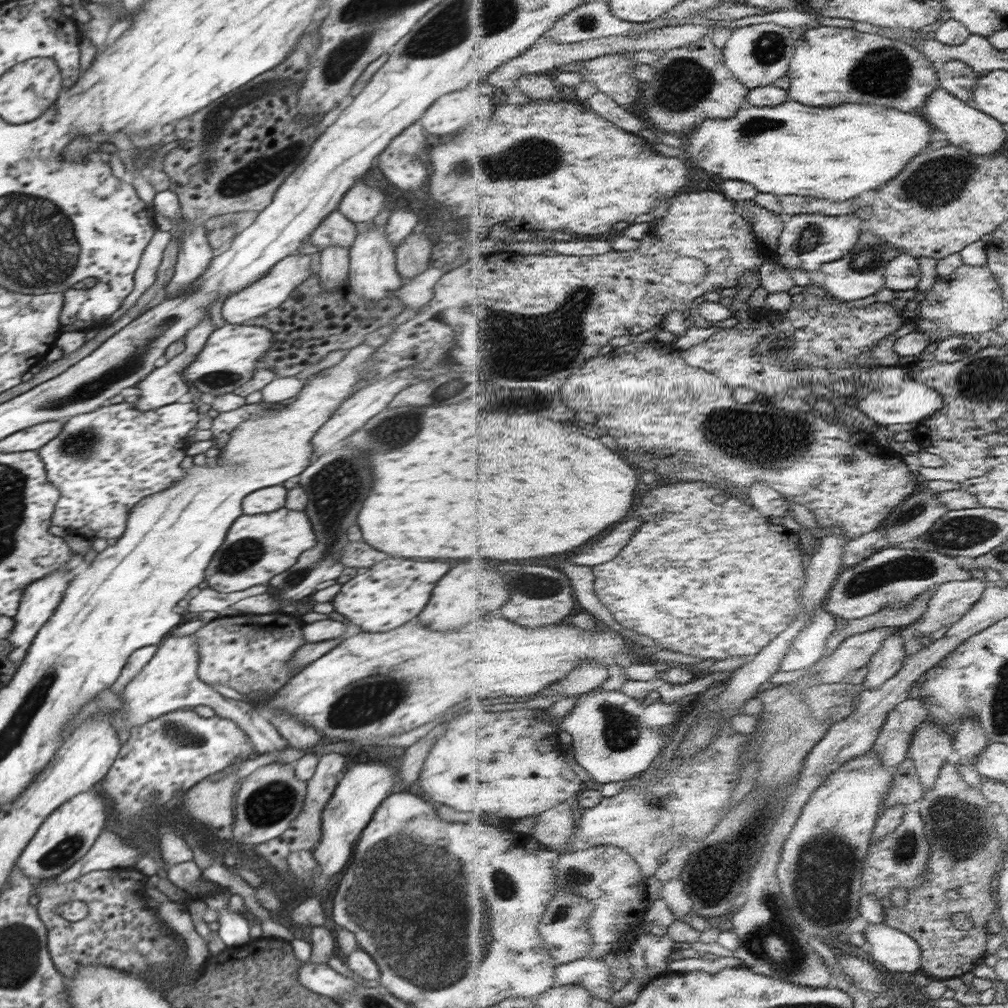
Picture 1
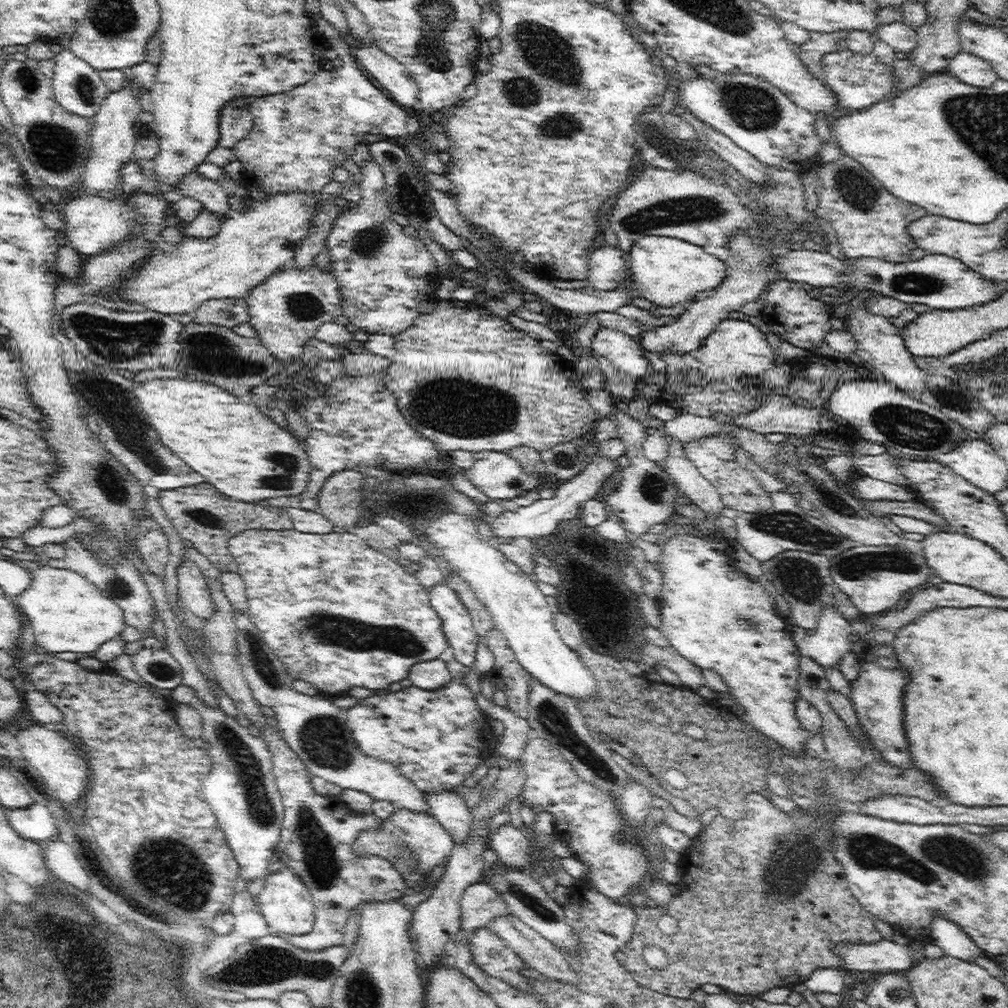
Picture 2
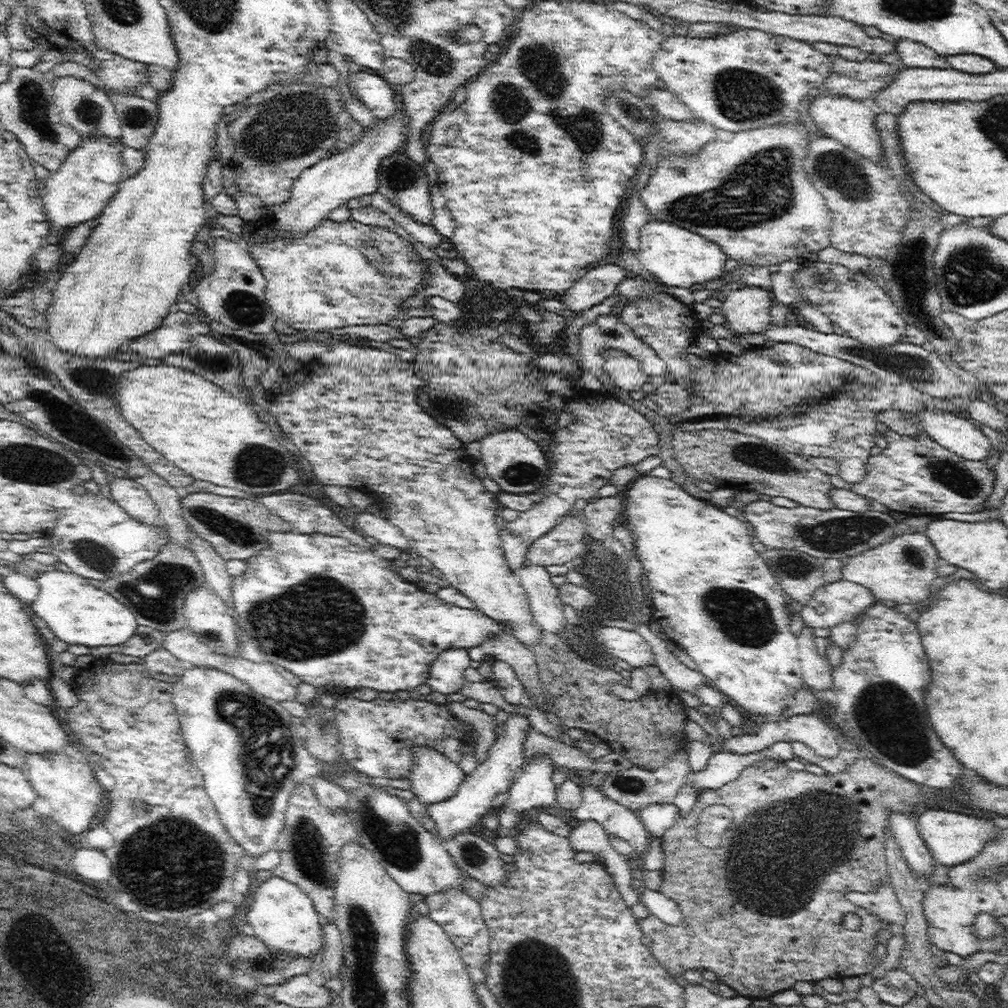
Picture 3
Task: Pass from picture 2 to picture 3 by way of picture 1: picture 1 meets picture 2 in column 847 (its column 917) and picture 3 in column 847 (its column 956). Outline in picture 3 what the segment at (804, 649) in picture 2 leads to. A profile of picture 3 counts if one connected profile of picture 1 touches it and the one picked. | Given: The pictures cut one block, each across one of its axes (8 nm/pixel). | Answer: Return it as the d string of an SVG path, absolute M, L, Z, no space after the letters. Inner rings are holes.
M840 579L839 581L824 583L820 588L817 588L812 598L802 607L801 617L805 624L812 628L831 629L838 623L852 621L875 603L874 595L870 589L858 583Z

